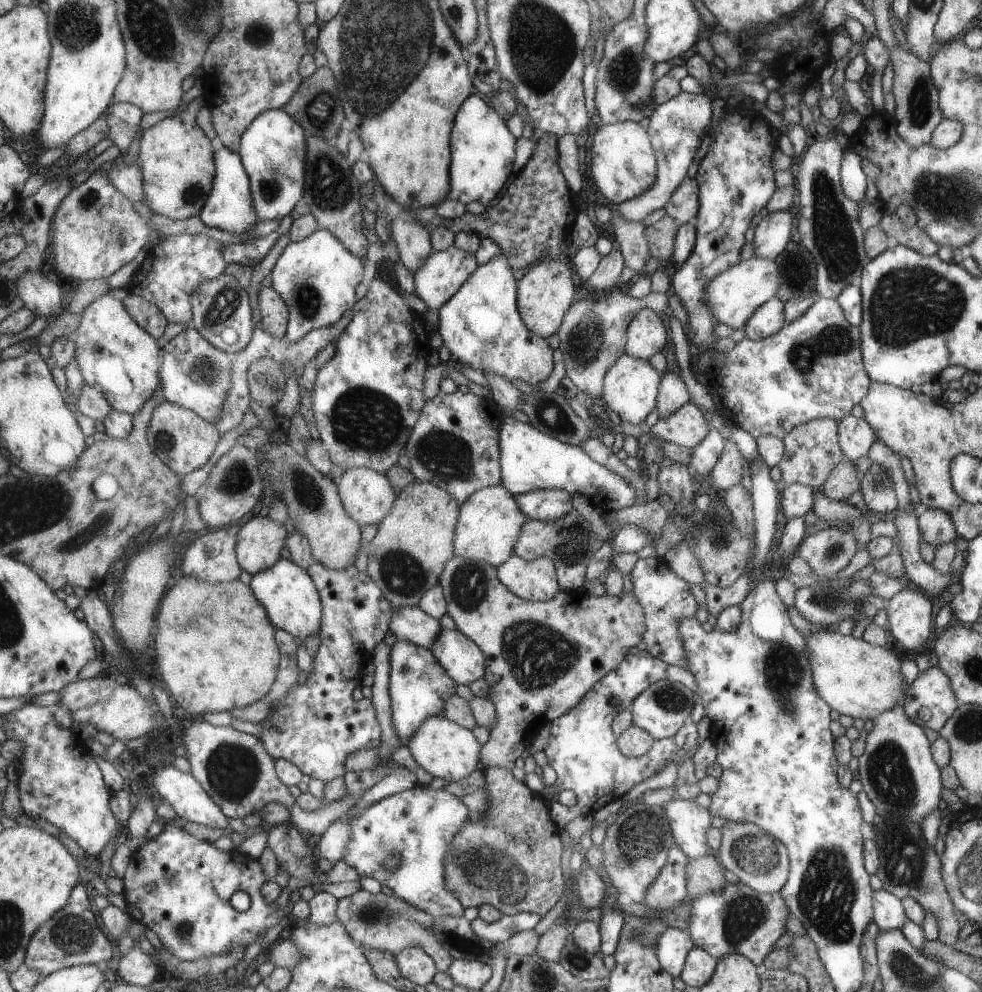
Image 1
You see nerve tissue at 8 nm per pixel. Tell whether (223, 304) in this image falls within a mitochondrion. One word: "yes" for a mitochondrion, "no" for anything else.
yes

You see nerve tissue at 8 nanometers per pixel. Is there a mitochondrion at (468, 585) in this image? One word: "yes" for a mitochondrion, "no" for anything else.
yes

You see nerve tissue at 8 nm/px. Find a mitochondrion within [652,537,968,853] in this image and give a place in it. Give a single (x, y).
(892, 782)

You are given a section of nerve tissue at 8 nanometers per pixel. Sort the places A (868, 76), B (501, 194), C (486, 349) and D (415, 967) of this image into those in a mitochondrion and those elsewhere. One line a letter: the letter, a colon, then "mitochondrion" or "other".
A: other
B: other
C: mitochondrion
D: other

